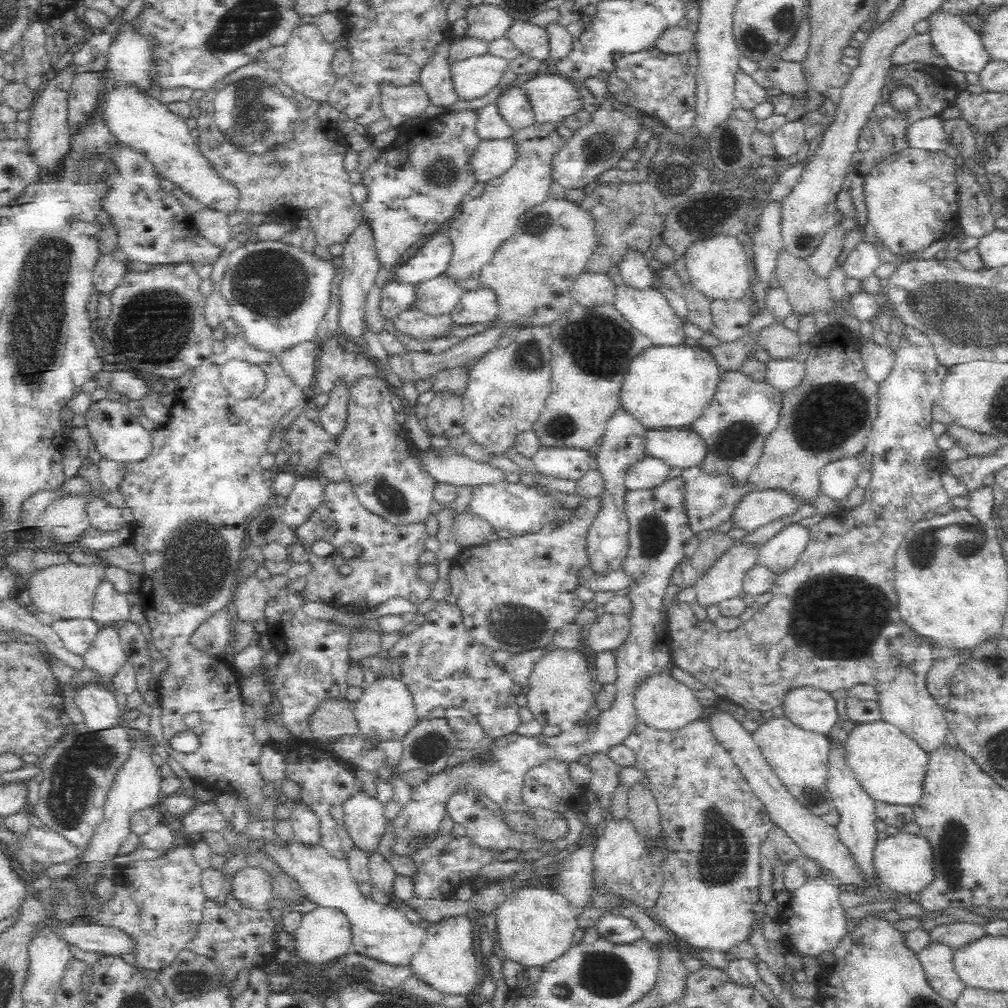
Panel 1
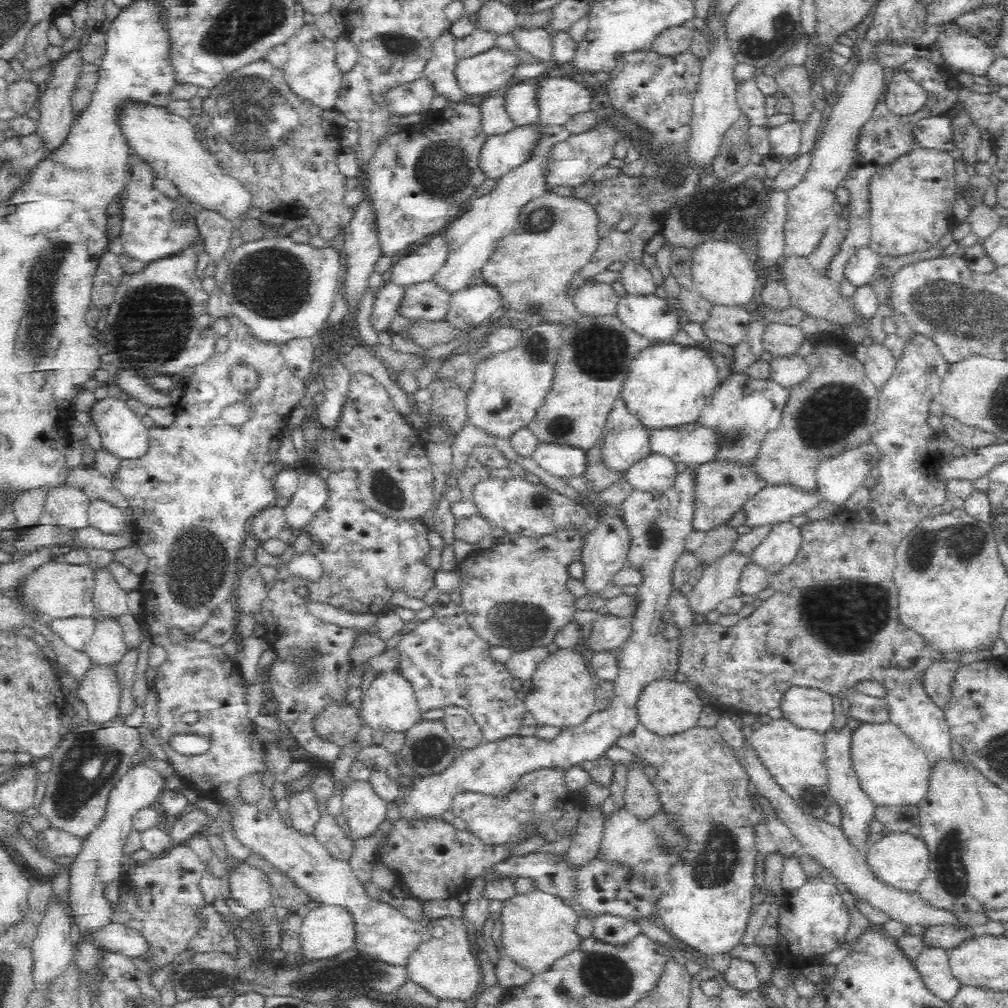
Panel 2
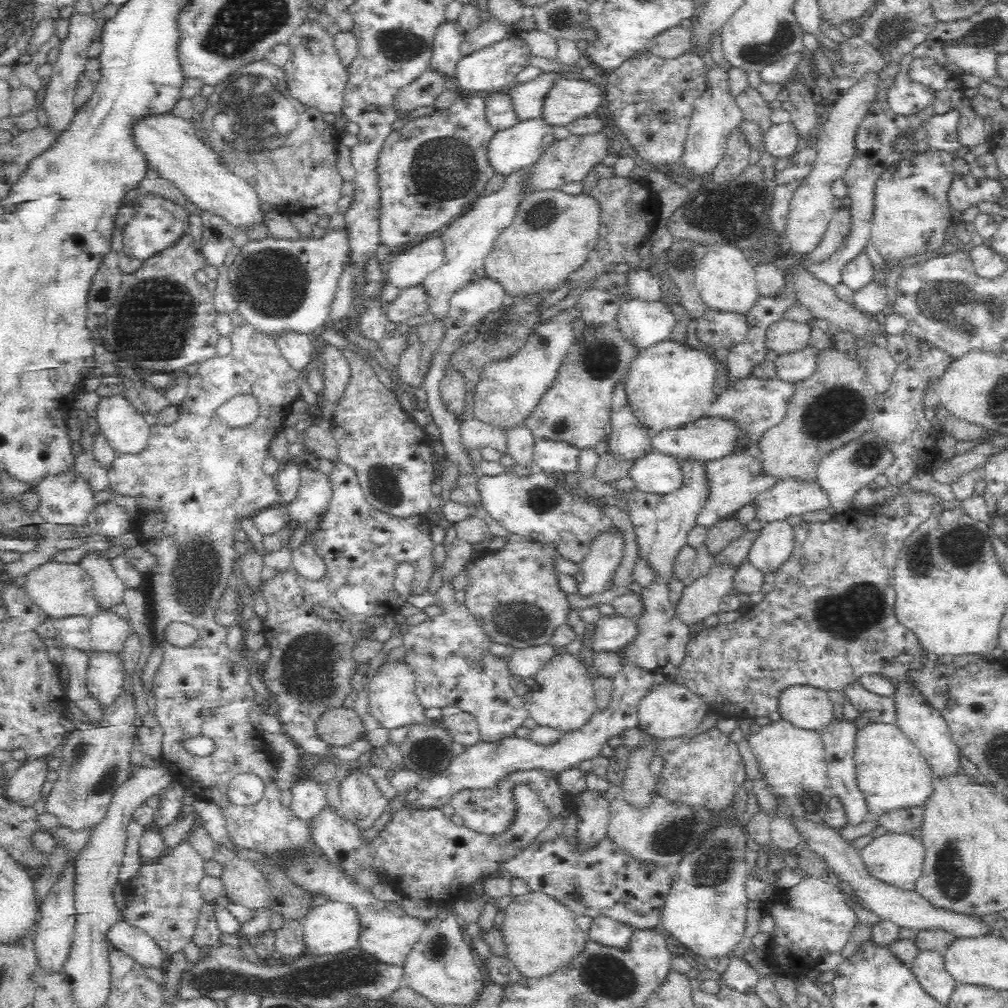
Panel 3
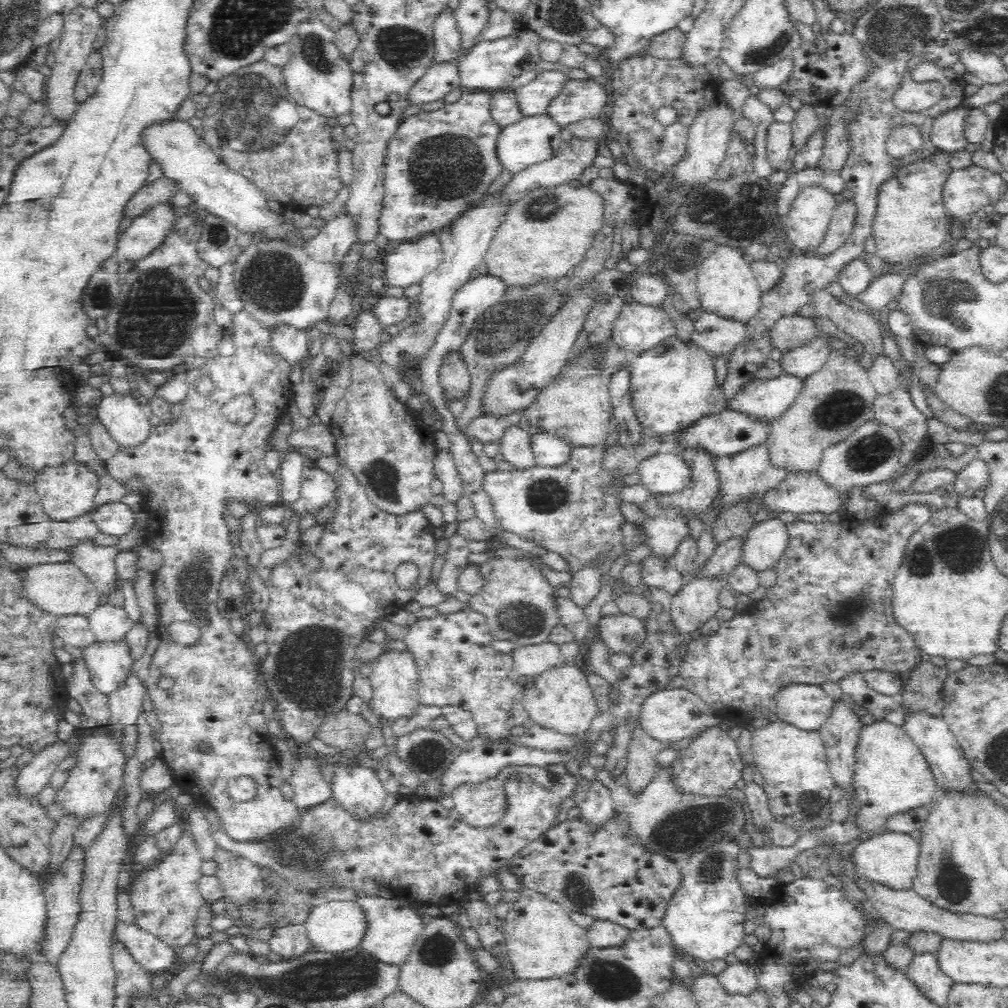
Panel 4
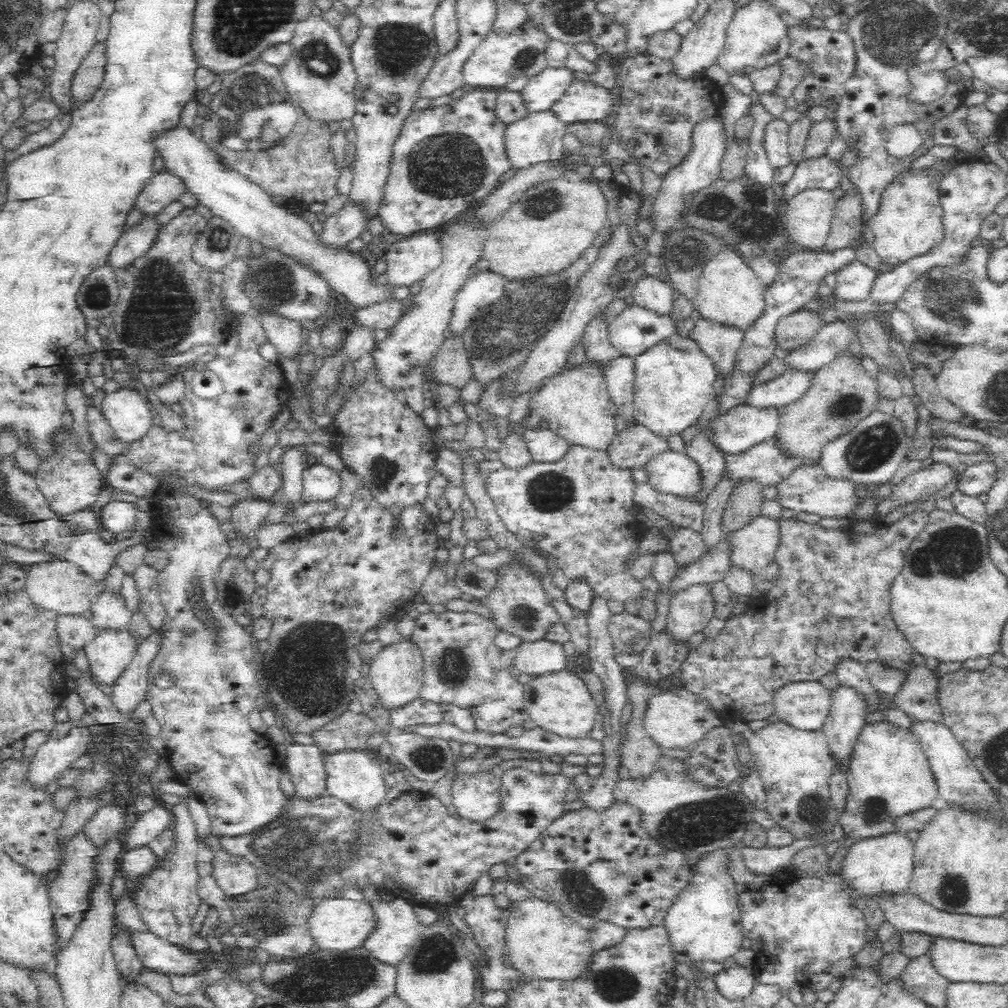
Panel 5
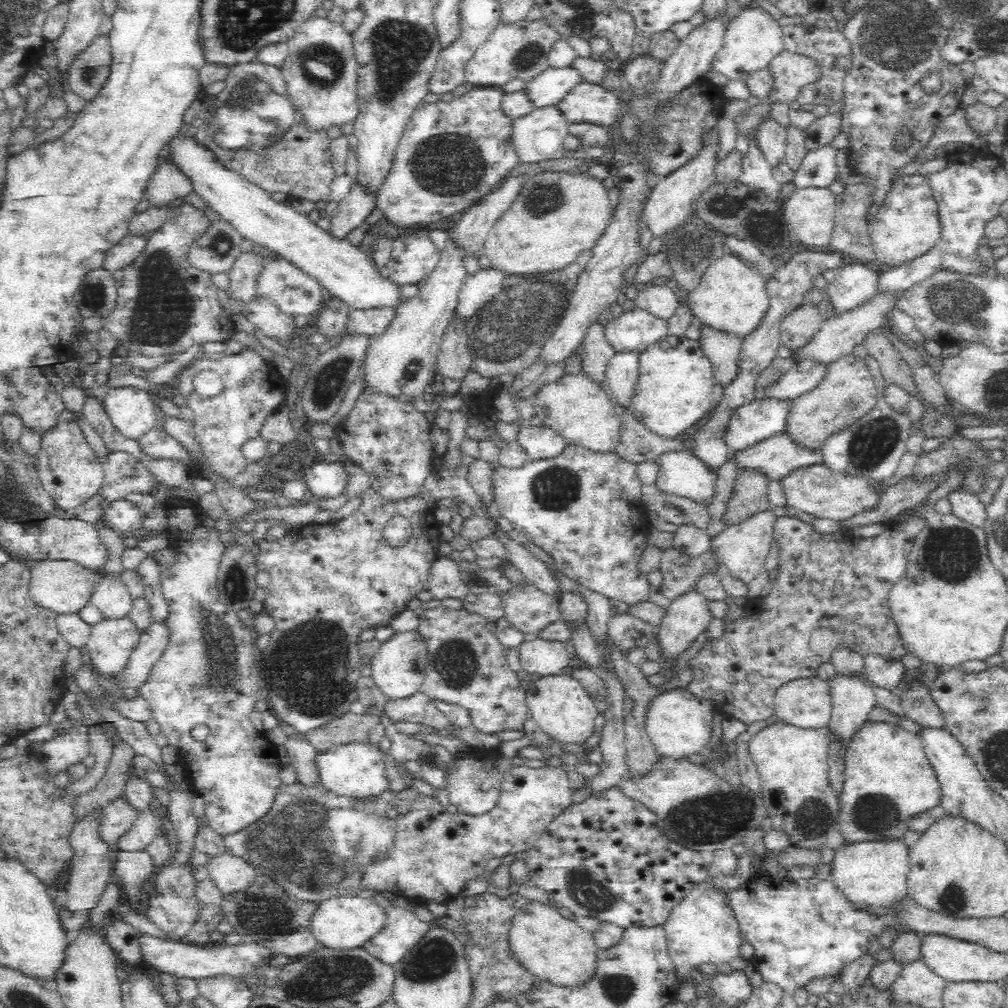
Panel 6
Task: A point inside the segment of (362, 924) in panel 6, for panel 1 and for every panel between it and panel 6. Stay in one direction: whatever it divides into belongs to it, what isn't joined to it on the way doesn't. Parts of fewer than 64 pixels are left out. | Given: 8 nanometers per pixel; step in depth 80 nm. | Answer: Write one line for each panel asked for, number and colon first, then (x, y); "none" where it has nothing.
1: (323, 935)
2: (327, 931)
3: (332, 928)
4: (336, 926)
5: (339, 924)

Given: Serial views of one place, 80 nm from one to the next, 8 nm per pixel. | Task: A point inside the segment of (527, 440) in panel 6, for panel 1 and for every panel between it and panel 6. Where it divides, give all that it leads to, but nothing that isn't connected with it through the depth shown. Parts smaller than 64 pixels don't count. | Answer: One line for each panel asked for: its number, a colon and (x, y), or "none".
1: (563, 463)
2: (560, 461)
3: (561, 458)
4: (550, 452)
5: (545, 446)

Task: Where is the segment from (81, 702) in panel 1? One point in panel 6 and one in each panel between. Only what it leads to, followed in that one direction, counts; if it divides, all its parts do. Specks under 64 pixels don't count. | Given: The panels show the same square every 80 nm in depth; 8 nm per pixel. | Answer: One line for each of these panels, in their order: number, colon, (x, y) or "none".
2: (98, 693)
3: (104, 679)
4: (108, 666)
5: (109, 654)
6: (111, 643)

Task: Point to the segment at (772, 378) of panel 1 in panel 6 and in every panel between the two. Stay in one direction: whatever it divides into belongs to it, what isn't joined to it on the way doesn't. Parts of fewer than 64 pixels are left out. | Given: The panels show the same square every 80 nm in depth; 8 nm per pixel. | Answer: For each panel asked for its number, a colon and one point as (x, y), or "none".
2: (787, 372)
3: (794, 367)
4: (801, 362)
5: (834, 338)
6: (838, 336)

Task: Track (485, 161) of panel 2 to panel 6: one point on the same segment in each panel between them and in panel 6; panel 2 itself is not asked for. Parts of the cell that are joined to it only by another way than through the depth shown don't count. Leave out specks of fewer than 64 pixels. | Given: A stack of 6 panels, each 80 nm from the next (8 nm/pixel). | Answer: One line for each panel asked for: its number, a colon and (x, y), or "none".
3: (520, 145)
4: (517, 146)
5: (538, 137)
6: (538, 136)

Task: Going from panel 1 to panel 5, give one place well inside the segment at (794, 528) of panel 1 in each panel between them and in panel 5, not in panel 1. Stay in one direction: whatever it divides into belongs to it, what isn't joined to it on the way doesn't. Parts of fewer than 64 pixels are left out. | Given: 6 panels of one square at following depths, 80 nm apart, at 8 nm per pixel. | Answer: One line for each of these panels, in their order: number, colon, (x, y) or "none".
2: (780, 548)
3: (776, 543)
4: (767, 541)
5: (754, 547)

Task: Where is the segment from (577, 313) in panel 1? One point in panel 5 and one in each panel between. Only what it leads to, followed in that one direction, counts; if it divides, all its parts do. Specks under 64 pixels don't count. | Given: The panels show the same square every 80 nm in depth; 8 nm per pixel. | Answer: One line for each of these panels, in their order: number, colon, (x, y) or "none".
2: (595, 352)
3: (575, 410)
4: (575, 407)
5: (575, 405)

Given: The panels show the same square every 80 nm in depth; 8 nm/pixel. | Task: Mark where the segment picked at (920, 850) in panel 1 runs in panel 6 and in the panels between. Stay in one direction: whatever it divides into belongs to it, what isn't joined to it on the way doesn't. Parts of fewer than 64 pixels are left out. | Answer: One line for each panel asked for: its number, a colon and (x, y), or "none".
2: (901, 860)
3: (898, 859)
4: (891, 858)
5: (885, 863)
6: (875, 872)

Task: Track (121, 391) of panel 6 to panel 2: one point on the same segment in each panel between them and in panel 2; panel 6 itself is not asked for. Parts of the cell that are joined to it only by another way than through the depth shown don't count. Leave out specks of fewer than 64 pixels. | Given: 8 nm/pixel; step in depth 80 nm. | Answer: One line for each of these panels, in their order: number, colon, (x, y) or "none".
2: (124, 436)
3: (126, 431)
4: (126, 421)
5: (126, 410)

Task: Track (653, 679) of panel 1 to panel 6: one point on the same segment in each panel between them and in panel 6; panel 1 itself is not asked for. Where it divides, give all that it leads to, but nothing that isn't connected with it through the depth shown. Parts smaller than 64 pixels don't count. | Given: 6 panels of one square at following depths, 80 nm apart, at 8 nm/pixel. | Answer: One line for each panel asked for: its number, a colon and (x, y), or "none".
2: (665, 706)
3: (668, 709)
4: (669, 714)
5: (676, 718)
6: (679, 723)

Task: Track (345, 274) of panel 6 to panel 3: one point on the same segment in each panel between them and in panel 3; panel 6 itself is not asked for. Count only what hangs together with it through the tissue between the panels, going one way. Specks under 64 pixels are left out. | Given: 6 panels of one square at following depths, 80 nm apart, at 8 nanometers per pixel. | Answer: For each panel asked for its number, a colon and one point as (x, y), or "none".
3: (168, 143)
4: (178, 148)
5: (230, 195)

